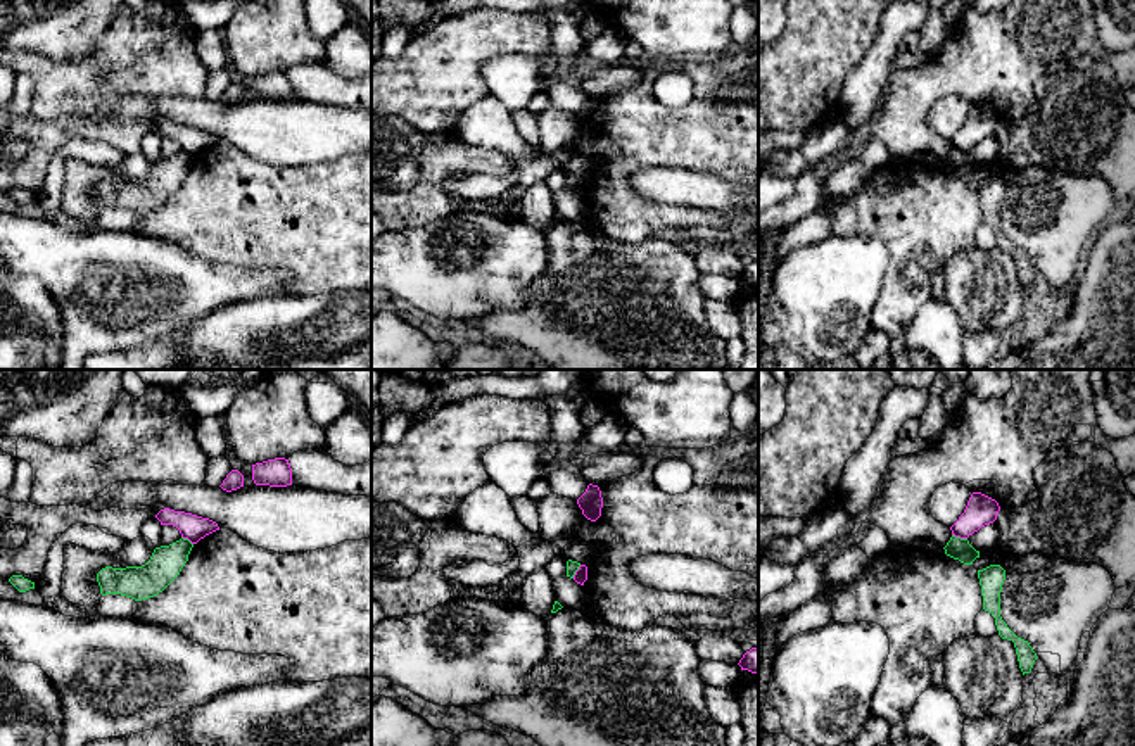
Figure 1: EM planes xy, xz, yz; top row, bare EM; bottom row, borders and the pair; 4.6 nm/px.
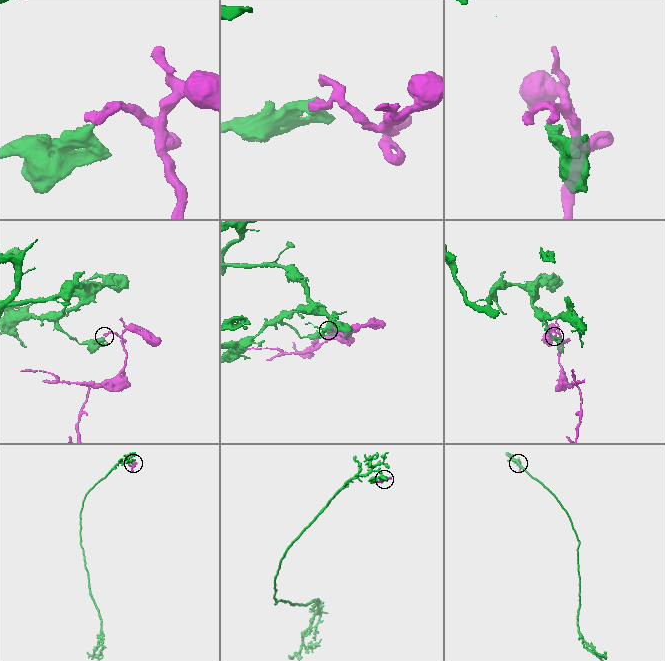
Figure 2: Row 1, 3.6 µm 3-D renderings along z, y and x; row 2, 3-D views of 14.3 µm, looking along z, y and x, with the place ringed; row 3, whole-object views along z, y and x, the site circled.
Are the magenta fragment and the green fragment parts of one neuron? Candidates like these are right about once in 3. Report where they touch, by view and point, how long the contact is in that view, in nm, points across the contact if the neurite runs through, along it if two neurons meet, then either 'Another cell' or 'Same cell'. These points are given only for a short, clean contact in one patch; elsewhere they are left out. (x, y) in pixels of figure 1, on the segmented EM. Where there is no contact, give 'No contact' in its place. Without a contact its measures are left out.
Touches magenta at yz (959, 536). Shared border 80 nm. Boundary: yz (952, 534), (966, 539). Another cell

